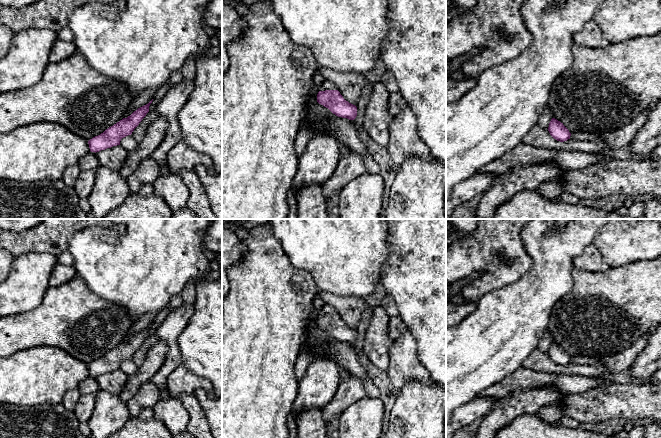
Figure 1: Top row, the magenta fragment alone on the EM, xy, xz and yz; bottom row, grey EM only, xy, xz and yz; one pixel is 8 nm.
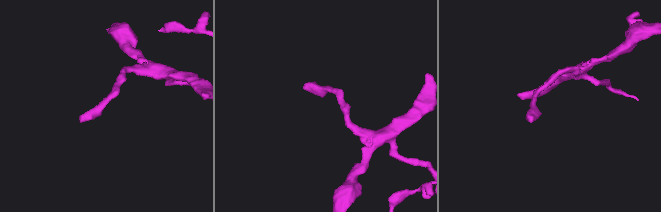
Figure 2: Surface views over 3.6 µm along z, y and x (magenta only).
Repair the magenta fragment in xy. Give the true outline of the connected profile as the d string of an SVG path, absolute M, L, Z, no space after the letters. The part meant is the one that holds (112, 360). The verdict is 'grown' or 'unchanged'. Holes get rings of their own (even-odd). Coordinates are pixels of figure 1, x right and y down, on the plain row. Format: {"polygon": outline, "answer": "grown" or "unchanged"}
{"polygon": "M153 323L146 329L138 332L127 342L123 342L103 357L88 365L91 376L99 376L113 370L120 369L122 362L131 359L142 343L149 336L149 330Z", "answer": "unchanged"}

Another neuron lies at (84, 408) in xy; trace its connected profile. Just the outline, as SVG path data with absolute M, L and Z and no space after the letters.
M93 393L82 394L74 407L74 414L78 421L87 422L93 411L96 404L96 396Z

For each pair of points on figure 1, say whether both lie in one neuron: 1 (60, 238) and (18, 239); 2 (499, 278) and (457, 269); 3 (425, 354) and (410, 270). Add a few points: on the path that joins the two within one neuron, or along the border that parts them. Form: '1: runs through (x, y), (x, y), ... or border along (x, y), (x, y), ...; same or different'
1: runs through (50, 238), (28, 239); same
2: runs through (489, 268), (487, 266), (467, 266); same
3: runs through (425, 333), (425, 307), (421, 302), (421, 291); same

